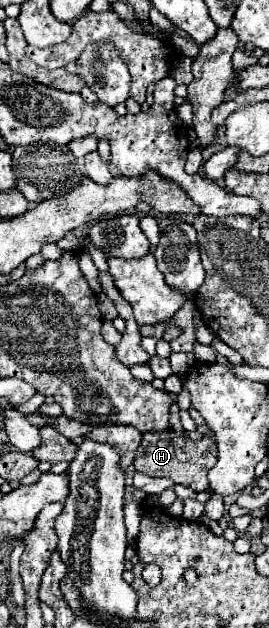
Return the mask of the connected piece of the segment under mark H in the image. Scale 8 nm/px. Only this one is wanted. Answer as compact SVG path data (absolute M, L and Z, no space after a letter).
M166 429L160 433L154 433L154 431L144 433L134 459L134 467L138 473L150 475L150 477L168 477L174 483L190 487L194 491L206 491L210 487L208 471L216 465L216 461L218 461L218 447L214 439L206 437L200 441L192 441L192 439L184 439L174 429Z

